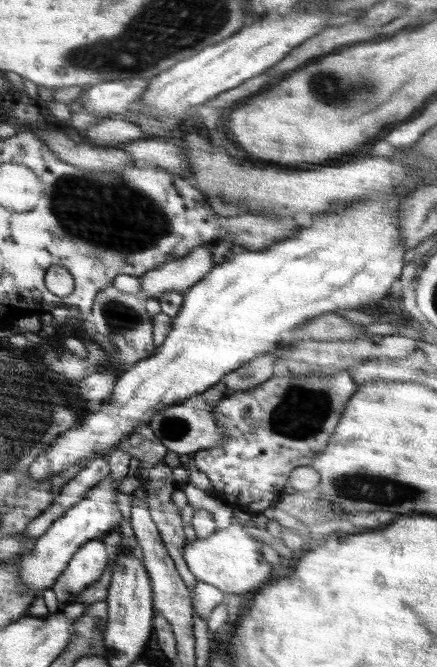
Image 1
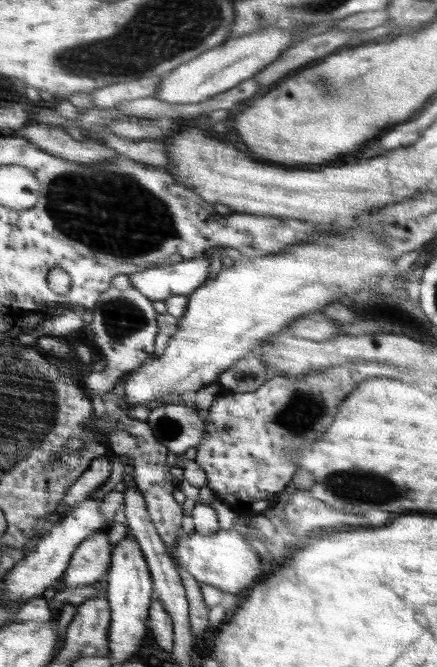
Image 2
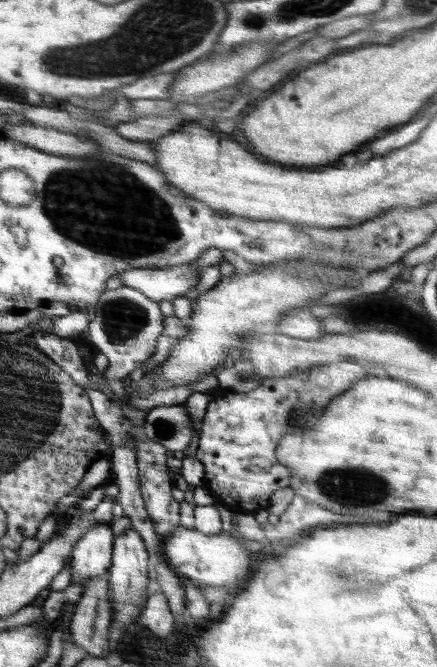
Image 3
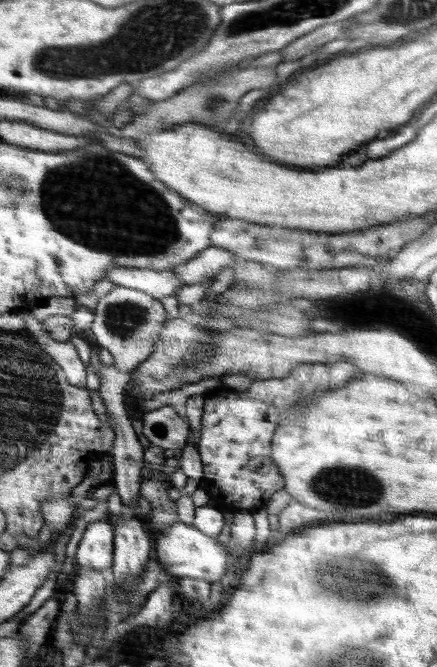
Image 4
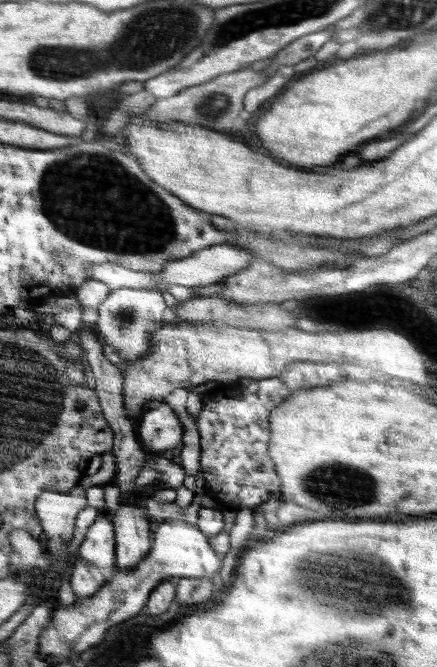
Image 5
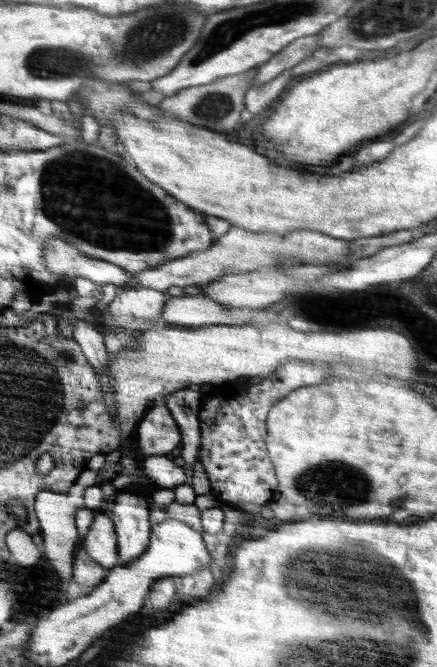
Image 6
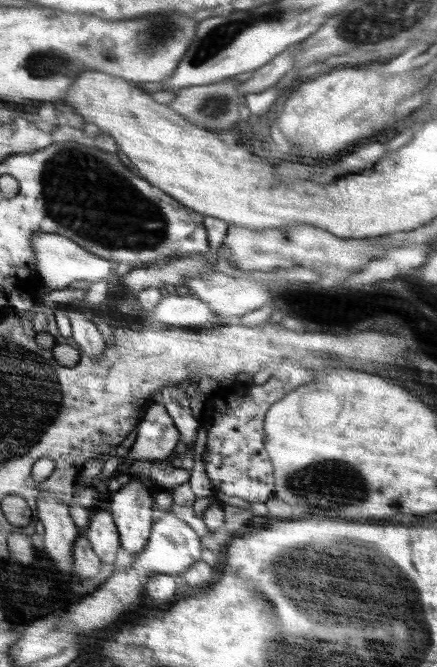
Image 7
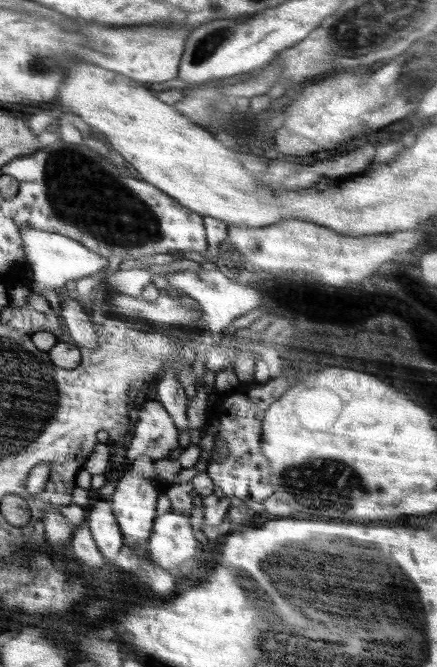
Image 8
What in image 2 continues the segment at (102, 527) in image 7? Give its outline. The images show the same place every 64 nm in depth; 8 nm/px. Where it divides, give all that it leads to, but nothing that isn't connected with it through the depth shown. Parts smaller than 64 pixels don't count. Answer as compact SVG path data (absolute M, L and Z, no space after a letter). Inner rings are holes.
M106 531L96 532L85 539L74 552L70 566L66 568L66 575L62 577L64 585L56 591L66 591L77 586L91 585L100 581L100 576L108 572L110 566L110 548Z

